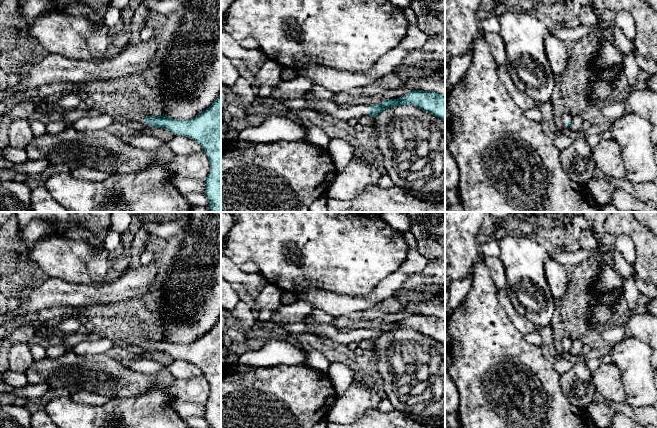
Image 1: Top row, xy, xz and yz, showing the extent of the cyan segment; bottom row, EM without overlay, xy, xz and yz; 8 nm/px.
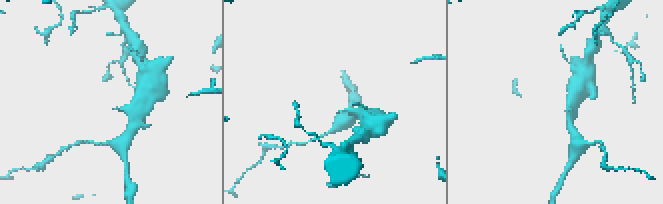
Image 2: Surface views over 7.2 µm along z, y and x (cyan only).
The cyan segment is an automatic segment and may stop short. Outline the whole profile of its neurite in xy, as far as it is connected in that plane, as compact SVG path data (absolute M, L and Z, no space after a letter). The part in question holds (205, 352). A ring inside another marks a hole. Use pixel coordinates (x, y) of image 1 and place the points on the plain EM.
M221 316L205 335L189 344L157 341L131 336L122 342L125 346L144 347L147 351L163 352L174 359L190 361L204 374L210 387L210 395L205 403L204 419L209 428L221 428Z

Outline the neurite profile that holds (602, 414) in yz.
M594 401L586 410L597 428L608 428L613 417L617 414L609 402L598 403Z

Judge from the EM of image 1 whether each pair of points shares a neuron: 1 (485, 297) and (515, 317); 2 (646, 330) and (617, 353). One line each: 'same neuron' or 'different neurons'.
1: different neurons
2: different neurons

